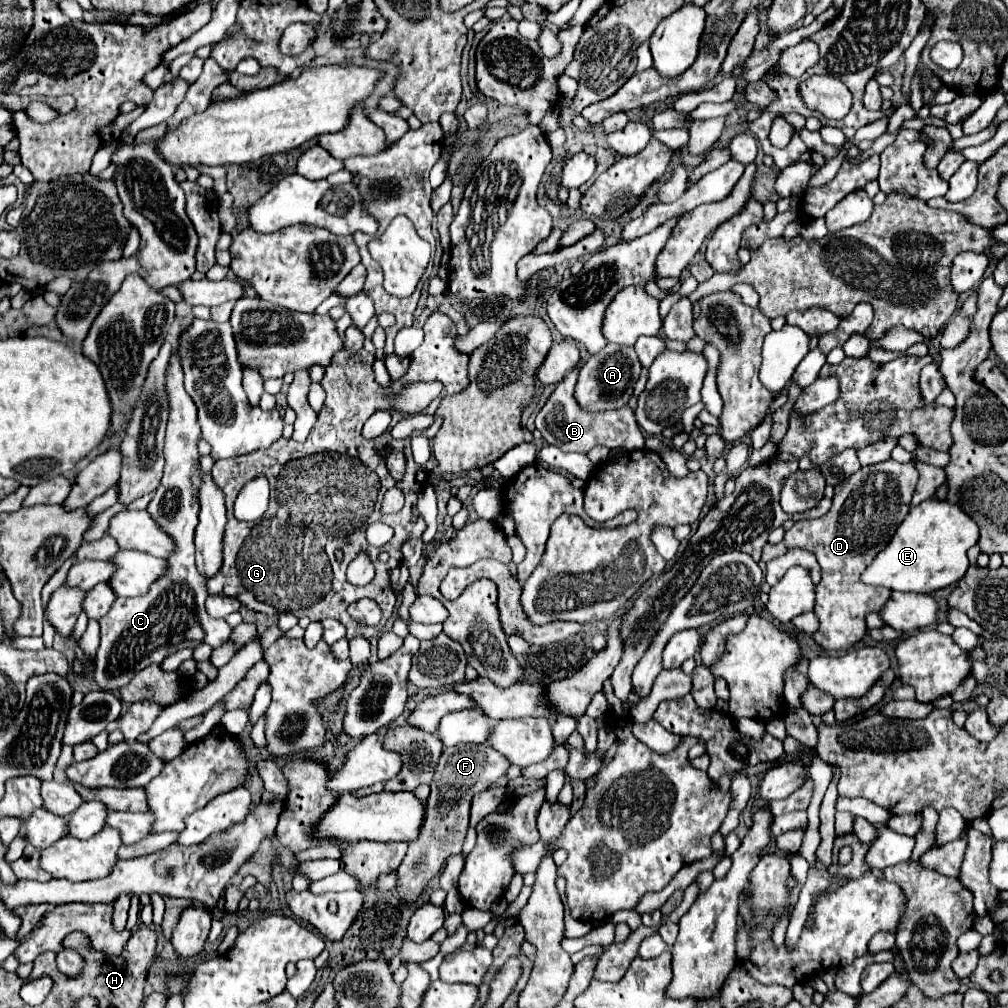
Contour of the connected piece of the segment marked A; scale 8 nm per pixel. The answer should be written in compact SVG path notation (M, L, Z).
M607 344L599 354L591 356L585 362L585 366L579 370L573 398L585 412L619 410L633 396L633 386L639 378L639 372L641 372L641 364L633 348L619 346L619 344Z

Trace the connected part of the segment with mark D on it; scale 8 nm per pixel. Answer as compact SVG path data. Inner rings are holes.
M885 460L881 464L863 466L835 488L833 506L825 516L795 522L793 528L785 532L781 544L767 544L763 548L763 562L785 554L789 548L803 548L815 554L823 576L815 588L817 598L813 610L821 626L813 636L821 648L835 652L853 648L865 636L865 614L879 612L885 598L891 596L887 588L863 584L861 572L873 562L877 552L891 540L897 526L905 520L917 480L919 472L913 460L905 464Z

